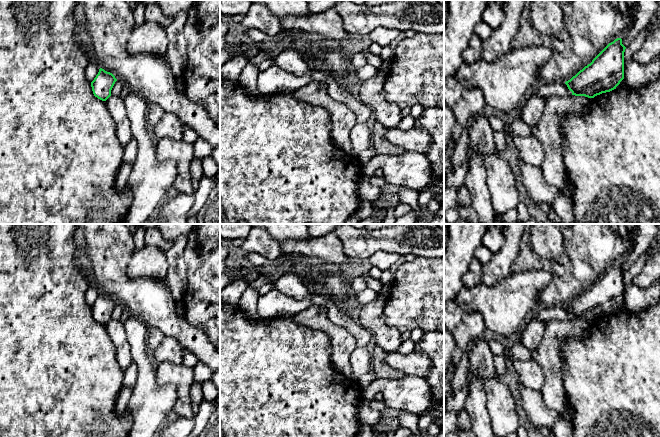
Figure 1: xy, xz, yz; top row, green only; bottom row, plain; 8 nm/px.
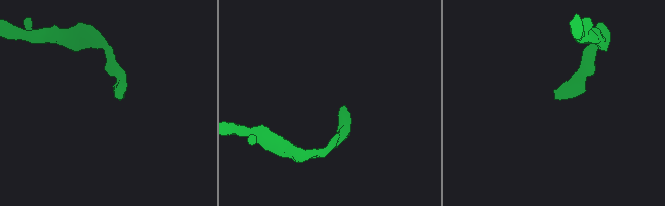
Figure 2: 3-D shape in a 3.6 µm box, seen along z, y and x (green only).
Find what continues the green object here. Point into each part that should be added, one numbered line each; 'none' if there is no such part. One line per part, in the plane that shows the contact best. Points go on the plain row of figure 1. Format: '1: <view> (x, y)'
none

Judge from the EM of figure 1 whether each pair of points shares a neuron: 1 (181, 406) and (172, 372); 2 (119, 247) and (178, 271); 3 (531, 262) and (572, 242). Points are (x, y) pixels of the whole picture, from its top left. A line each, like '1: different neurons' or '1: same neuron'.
1: same neuron
2: different neurons
3: same neuron

